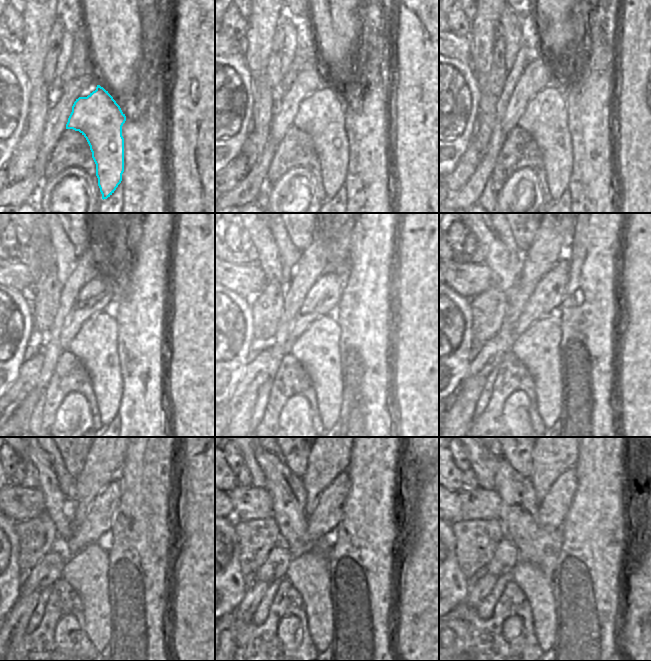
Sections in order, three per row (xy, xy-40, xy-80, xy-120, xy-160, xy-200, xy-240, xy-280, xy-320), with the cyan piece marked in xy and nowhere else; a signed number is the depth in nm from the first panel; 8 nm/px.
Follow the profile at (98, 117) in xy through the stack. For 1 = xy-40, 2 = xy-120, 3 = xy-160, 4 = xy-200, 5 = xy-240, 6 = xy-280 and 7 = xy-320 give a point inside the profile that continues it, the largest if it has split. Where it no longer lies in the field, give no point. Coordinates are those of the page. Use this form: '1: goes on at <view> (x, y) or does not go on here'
1: goes on at xy-40 (321, 115)
2: goes on at xy-120 (96, 344)
3: goes on at xy-160 (317, 350)
4: goes on at xy-200 (538, 348)
5: goes on at xy-240 (87, 571)
6: goes on at xy-280 (309, 573)
7: goes on at xy-320 (537, 587)

